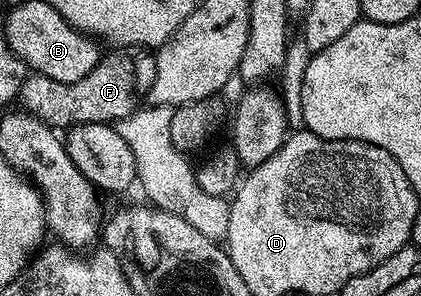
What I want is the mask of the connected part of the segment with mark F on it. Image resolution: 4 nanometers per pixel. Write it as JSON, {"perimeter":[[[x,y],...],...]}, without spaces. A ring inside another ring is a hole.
{"perimeter":[[[118,49],[101,61],[79,81],[54,81],[31,74],[25,79],[18,99],[21,106],[53,129],[69,128],[86,122],[115,123],[136,109],[134,103],[134,59],[132,51]]]}

